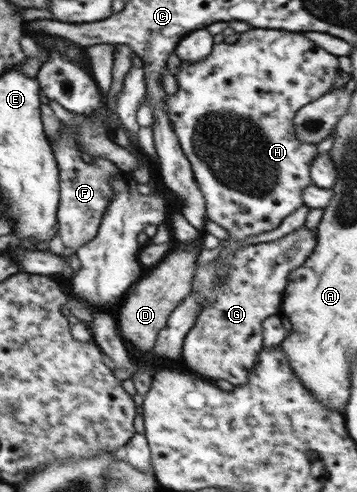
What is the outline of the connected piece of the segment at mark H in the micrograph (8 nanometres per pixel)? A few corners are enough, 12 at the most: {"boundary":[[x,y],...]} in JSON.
{"boundary":[[250,29],[182,61],[165,108],[207,219],[246,237],[305,205],[302,106],[339,57]]}

